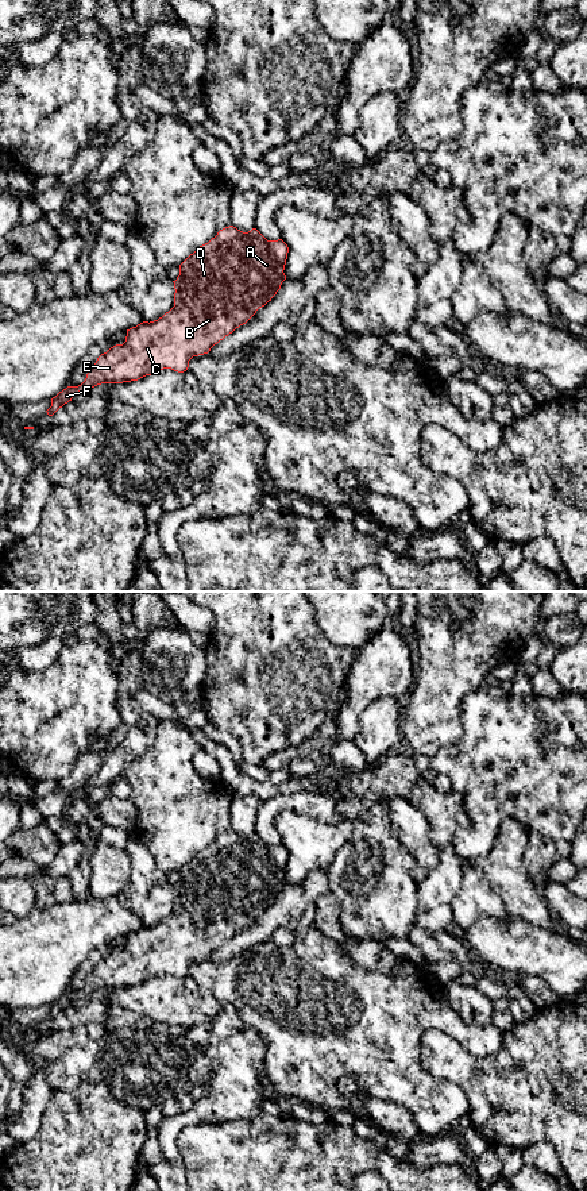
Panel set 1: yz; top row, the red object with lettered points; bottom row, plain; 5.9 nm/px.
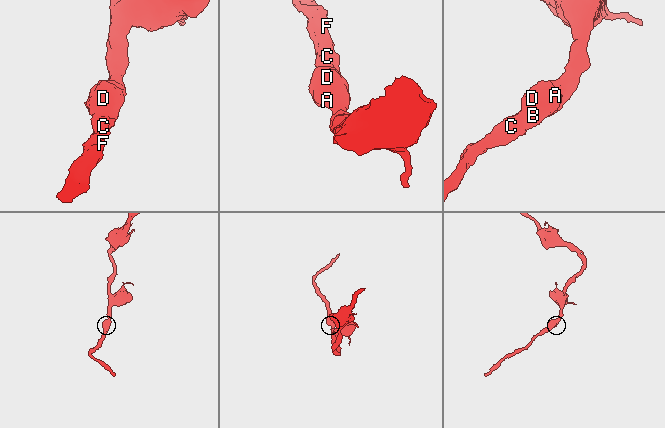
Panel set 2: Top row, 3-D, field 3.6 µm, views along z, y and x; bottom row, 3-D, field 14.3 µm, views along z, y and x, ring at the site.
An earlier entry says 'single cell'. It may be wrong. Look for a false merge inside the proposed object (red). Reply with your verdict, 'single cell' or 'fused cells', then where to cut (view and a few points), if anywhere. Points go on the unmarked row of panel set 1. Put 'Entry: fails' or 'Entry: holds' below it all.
single cell; cut none
Entry: holds

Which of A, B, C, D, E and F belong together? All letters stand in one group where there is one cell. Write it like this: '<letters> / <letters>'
A B C D E F

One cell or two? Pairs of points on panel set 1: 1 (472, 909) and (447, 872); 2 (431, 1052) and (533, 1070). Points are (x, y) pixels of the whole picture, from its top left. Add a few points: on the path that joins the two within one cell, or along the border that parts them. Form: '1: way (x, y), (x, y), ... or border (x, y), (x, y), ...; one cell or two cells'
1: border (464, 859), (460, 886), (452, 901), (454, 921); two cells
2: way (456, 1064), (467, 1071), (508, 1071); one cell

